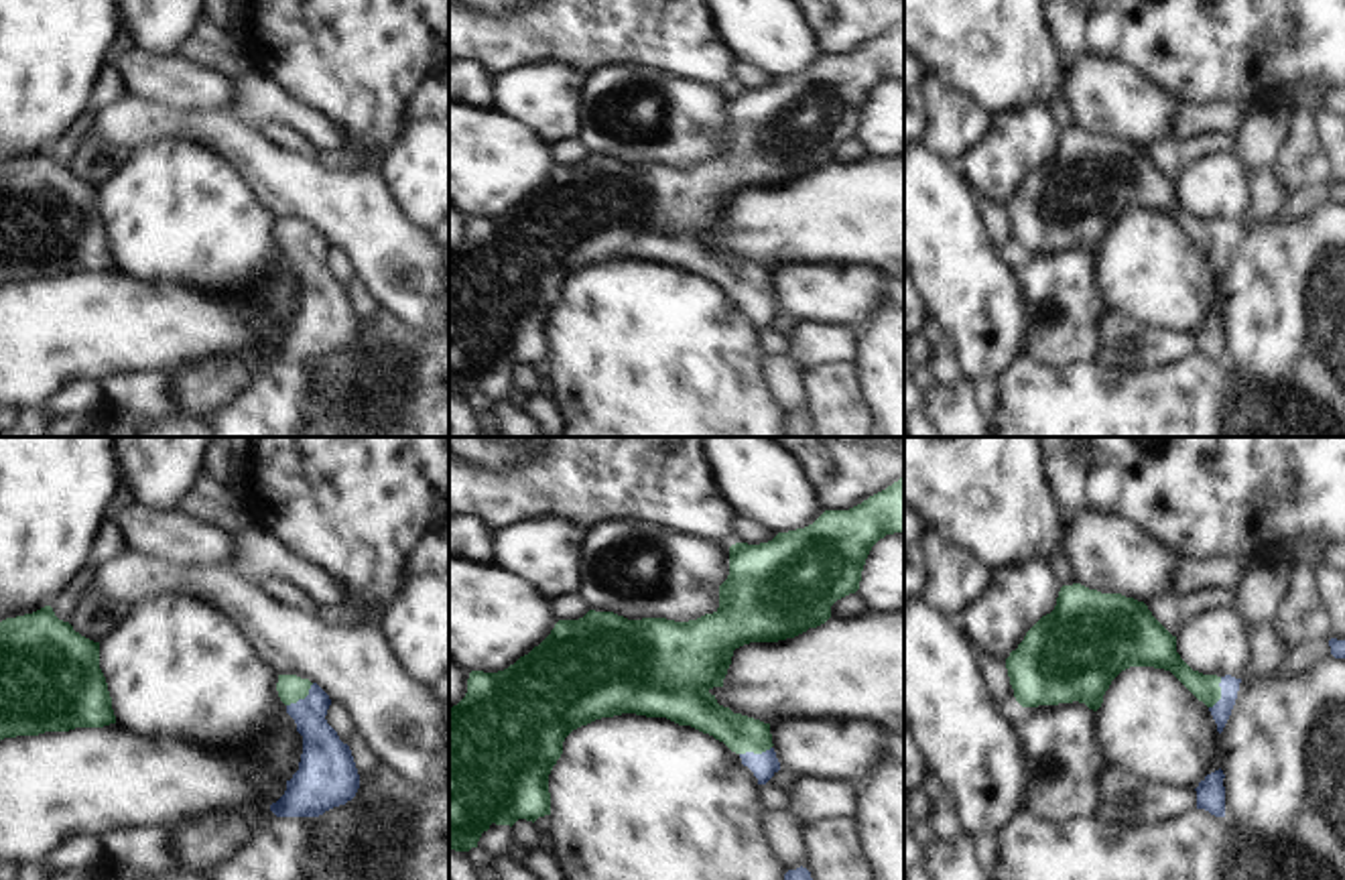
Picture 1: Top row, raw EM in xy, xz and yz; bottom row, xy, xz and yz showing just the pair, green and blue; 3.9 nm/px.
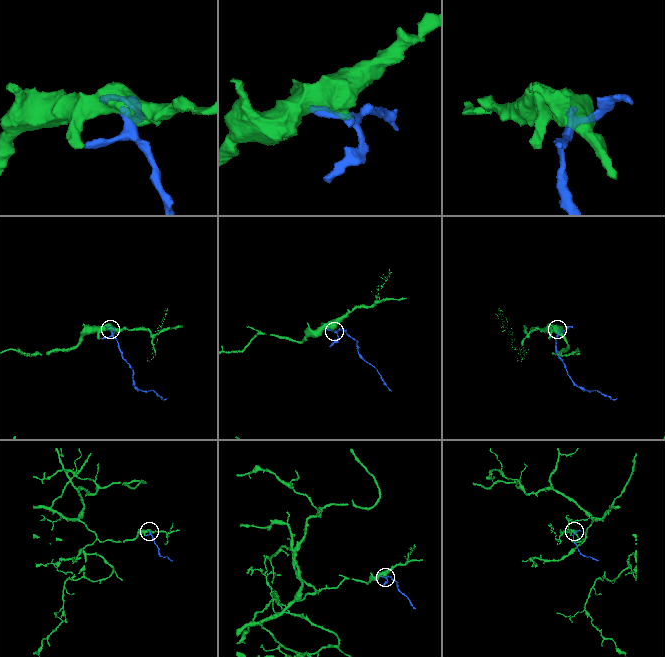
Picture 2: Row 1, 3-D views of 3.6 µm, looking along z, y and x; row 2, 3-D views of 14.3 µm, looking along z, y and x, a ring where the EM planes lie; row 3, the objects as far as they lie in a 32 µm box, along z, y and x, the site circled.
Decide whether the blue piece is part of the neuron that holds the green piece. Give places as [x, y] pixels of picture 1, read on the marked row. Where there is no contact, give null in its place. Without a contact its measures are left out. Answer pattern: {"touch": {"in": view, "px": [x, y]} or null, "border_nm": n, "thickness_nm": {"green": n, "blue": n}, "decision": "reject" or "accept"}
{"touch": {"in": "xy", "px": [301, 698]}, "border_nm": 140, "thickness_nm": {"green": 110, "blue": 180}, "decision": "accept"}

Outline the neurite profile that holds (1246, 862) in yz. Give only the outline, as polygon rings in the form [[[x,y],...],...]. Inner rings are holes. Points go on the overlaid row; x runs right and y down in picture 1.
[[[1231,845],[1229,880],[1335,880],[1325,870],[1312,868],[1300,854],[1270,854],[1243,845]]]

